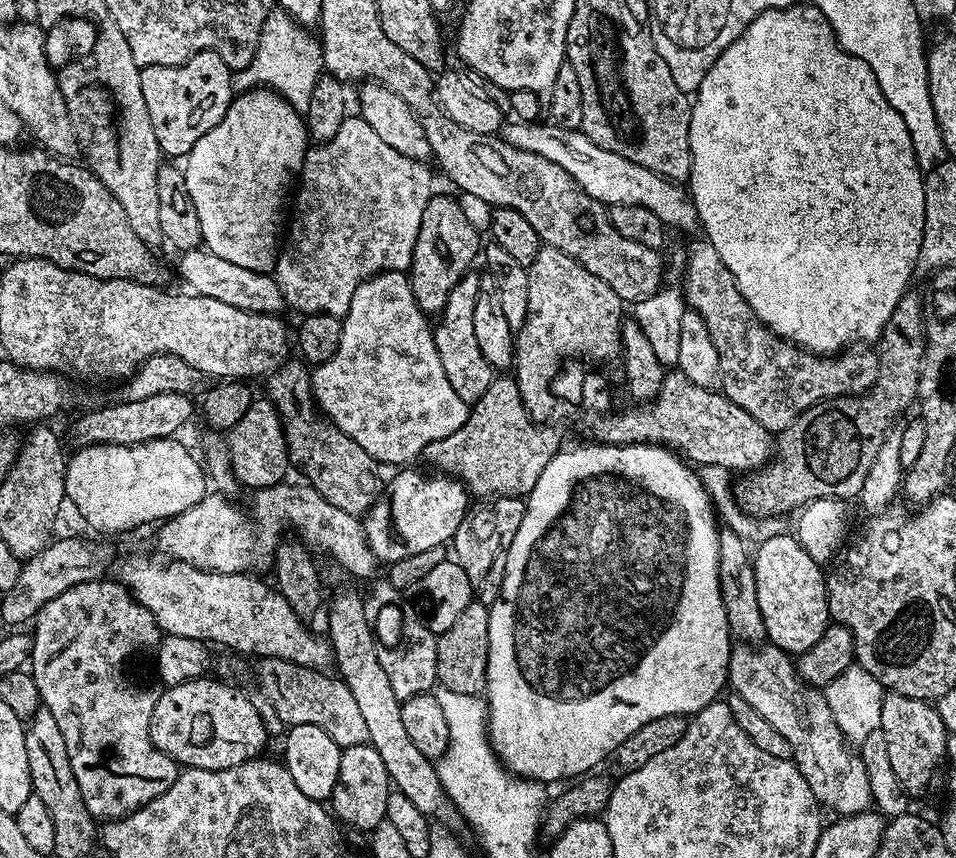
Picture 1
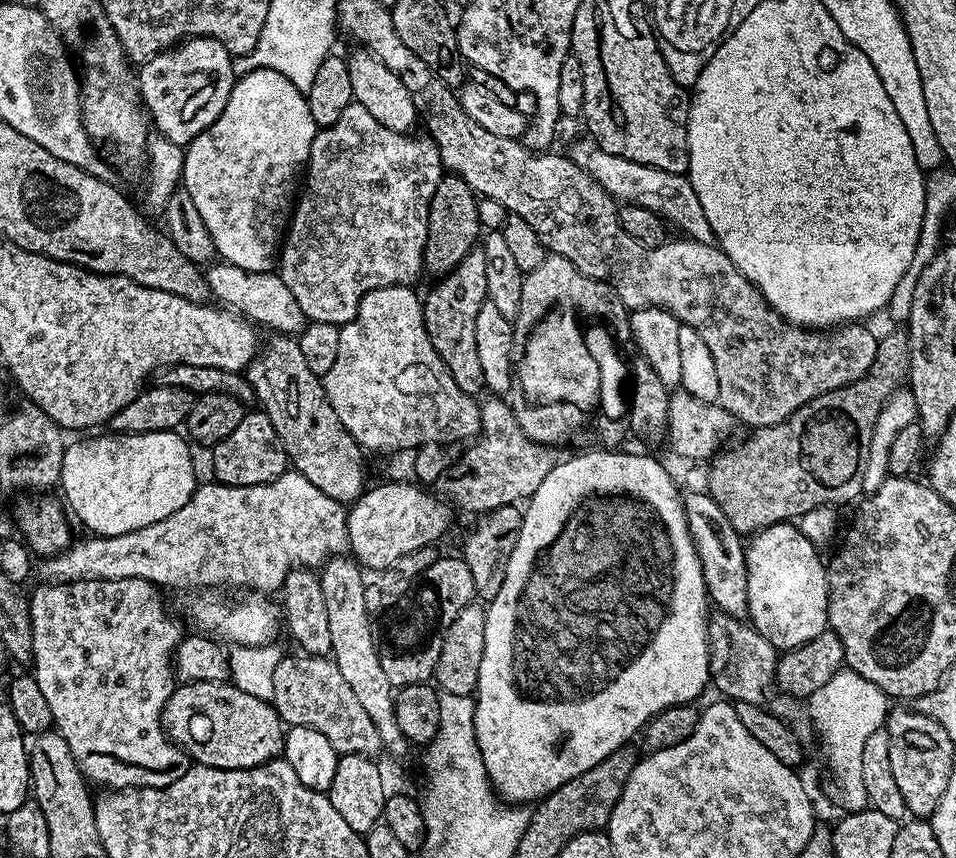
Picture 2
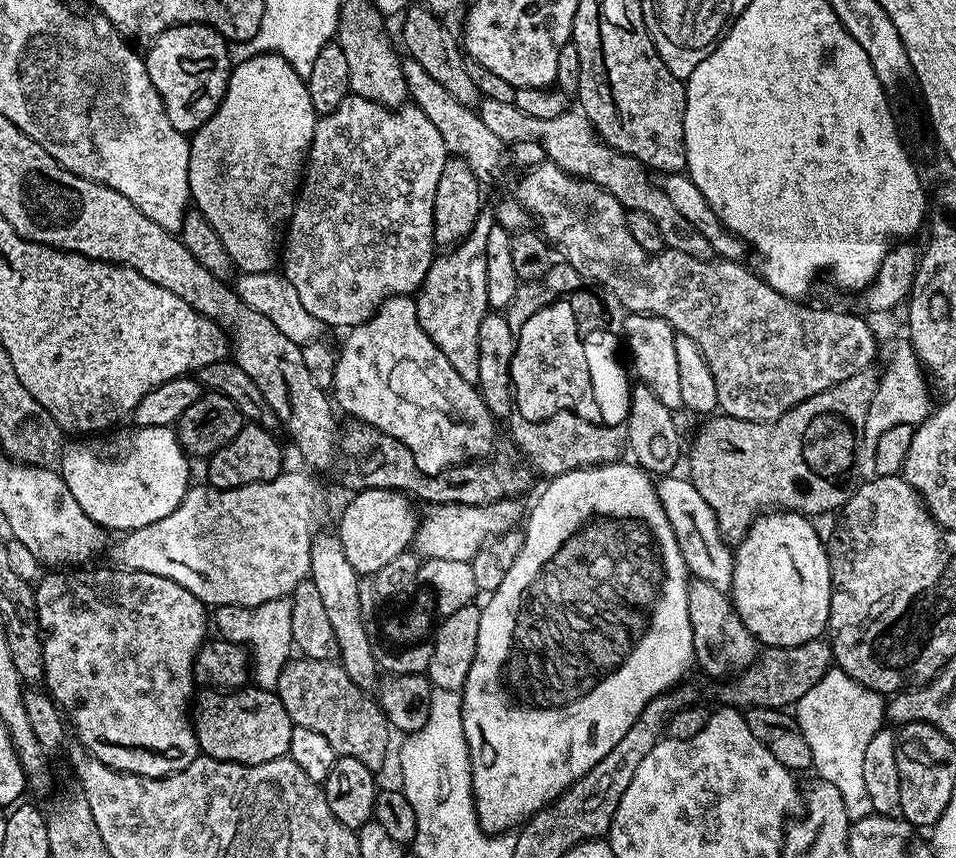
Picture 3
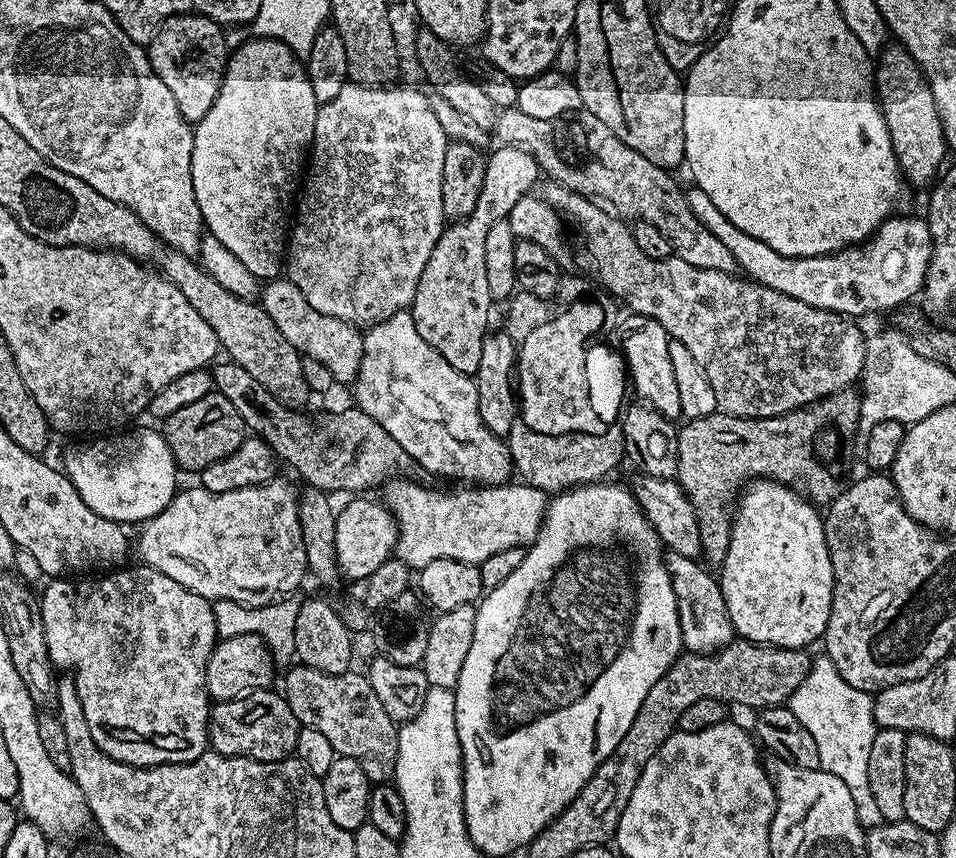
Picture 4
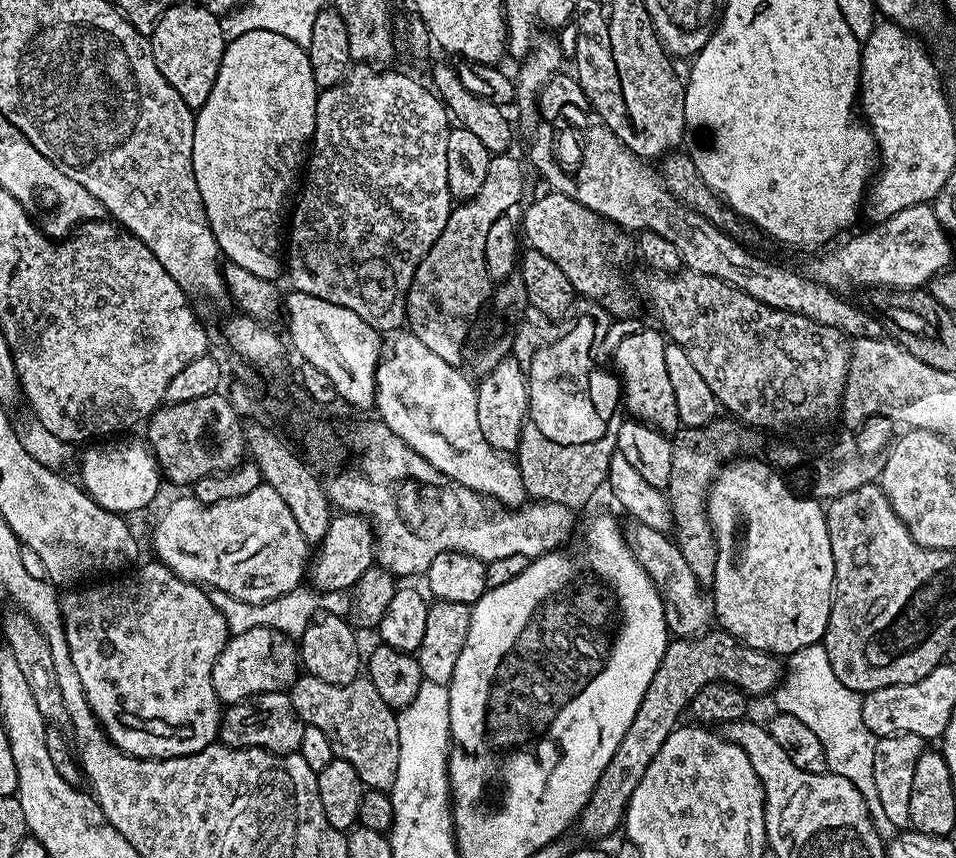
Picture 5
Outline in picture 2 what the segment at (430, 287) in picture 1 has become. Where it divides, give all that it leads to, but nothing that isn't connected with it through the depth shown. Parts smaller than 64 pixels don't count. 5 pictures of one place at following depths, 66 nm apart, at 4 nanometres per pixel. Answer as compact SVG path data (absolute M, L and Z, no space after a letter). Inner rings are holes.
M441 175L434 190L434 198L430 198L424 247L424 272L428 274L433 272L433 277L439 278L454 270L454 266L458 266L458 262L462 262L462 258L466 258L466 254L470 254L473 248L477 247L481 236L482 227L476 193L462 177Z

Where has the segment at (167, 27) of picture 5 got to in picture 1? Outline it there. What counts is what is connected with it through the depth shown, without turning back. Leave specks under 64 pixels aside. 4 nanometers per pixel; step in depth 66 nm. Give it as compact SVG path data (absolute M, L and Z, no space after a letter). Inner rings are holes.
M199 52L178 66L140 69L142 98L146 98L146 110L150 110L150 122L165 157L187 157L194 142L222 122L234 99L232 73L216 52Z

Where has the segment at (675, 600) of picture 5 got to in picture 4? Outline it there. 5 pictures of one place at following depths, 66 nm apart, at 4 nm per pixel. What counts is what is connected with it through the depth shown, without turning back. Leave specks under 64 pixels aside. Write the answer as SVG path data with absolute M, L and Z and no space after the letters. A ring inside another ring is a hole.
M669 551L666 556L668 573L674 586L674 594L678 602L678 618L680 619L680 629L682 630L682 645L689 652L703 652L705 654L715 654L721 648L731 644L734 639L730 614L726 610L726 598L720 589L720 581L715 575L707 572L709 569L703 563L686 558L682 554Z

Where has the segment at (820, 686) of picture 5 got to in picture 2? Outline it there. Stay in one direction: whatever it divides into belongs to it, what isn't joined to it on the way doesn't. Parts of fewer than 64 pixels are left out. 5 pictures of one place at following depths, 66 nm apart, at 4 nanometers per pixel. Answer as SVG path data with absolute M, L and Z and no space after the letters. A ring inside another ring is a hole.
M843 668L825 686L807 697L806 704L809 716L807 719L815 735L816 732L820 735L824 760L840 787L840 796L846 806L844 808L848 812L864 810L869 807L869 802L866 798L866 785L862 783L862 749L866 747L866 738L870 738L874 730L885 727L890 711L889 697L880 687L862 678L852 669Z

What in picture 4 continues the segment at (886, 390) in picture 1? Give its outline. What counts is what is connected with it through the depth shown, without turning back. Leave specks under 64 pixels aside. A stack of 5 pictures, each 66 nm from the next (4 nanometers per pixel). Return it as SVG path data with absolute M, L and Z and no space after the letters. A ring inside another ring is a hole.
M855 387L843 388L826 398L815 400L813 404L795 408L793 412L781 416L746 418L717 410L706 418L694 418L679 425L676 434L678 470L675 479L696 511L700 523L702 556L709 565L723 565L724 555L732 537L734 501L749 482L761 478L774 480L816 506L827 506L840 497L846 487L844 475L847 474L848 463L852 460L852 447L856 444L856 436L861 435L860 398L861 393Z

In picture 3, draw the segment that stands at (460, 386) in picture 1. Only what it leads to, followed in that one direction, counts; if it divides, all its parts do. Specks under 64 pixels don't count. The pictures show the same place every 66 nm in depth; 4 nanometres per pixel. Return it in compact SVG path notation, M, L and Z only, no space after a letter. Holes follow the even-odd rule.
M481 211L468 237L445 251L448 252L445 256L437 255L433 259L423 284L414 296L418 322L422 330L426 330L430 342L434 342L434 346L446 354L446 362L450 362L450 366L454 366L454 370L458 370L466 382L475 385L478 385L480 349L478 329L482 326L482 318L490 311L486 298L486 238L493 223L493 213Z

